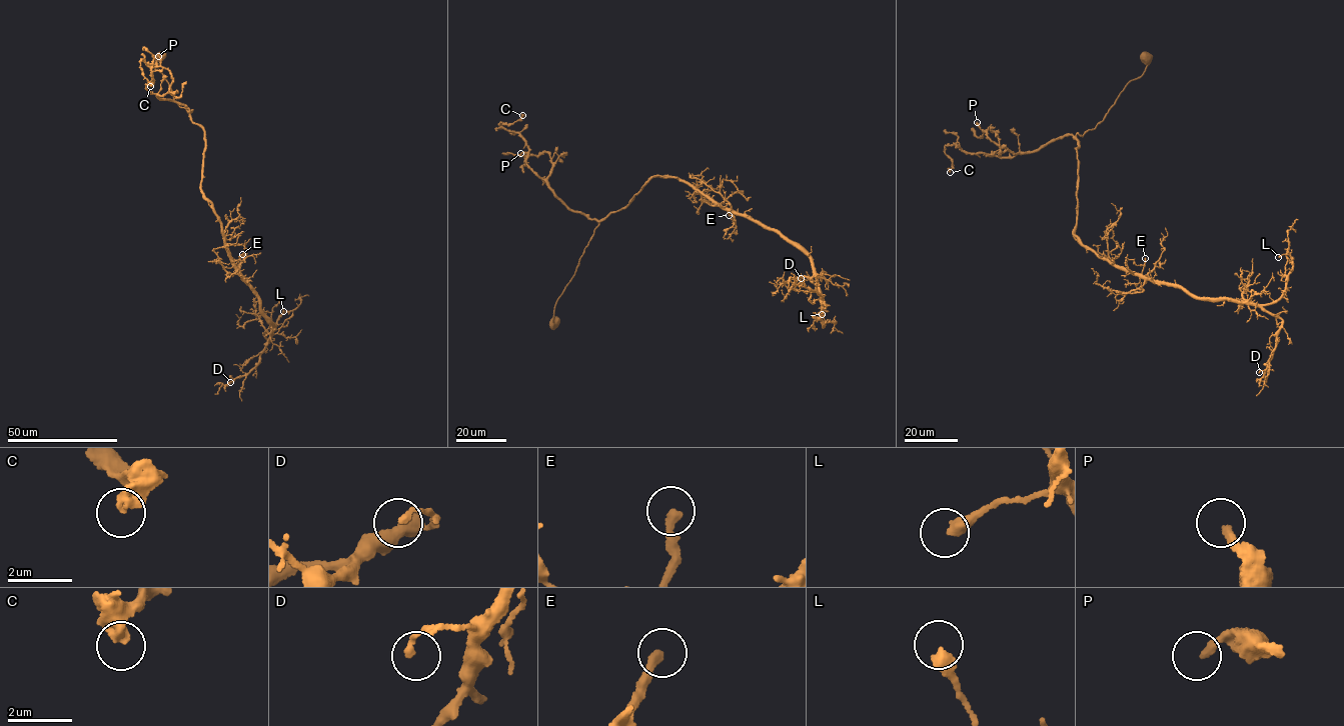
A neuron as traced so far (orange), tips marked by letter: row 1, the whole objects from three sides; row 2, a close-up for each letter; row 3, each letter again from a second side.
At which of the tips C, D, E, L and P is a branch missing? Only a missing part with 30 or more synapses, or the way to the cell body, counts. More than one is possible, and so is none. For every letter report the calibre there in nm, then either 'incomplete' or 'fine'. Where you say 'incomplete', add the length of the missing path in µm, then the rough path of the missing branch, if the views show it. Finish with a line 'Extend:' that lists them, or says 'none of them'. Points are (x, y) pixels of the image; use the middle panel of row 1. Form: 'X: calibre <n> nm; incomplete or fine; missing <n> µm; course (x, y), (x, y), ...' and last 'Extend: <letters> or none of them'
C: calibre 360 nm; fine
D: calibre 180 nm; fine
E: calibre 300 nm; incomplete; missing 20 µm; course (729, 215), (727, 219), (740, 223), (744, 230)
L: calibre 400 nm; fine
P: calibre 240 nm; fine
Extend: E

